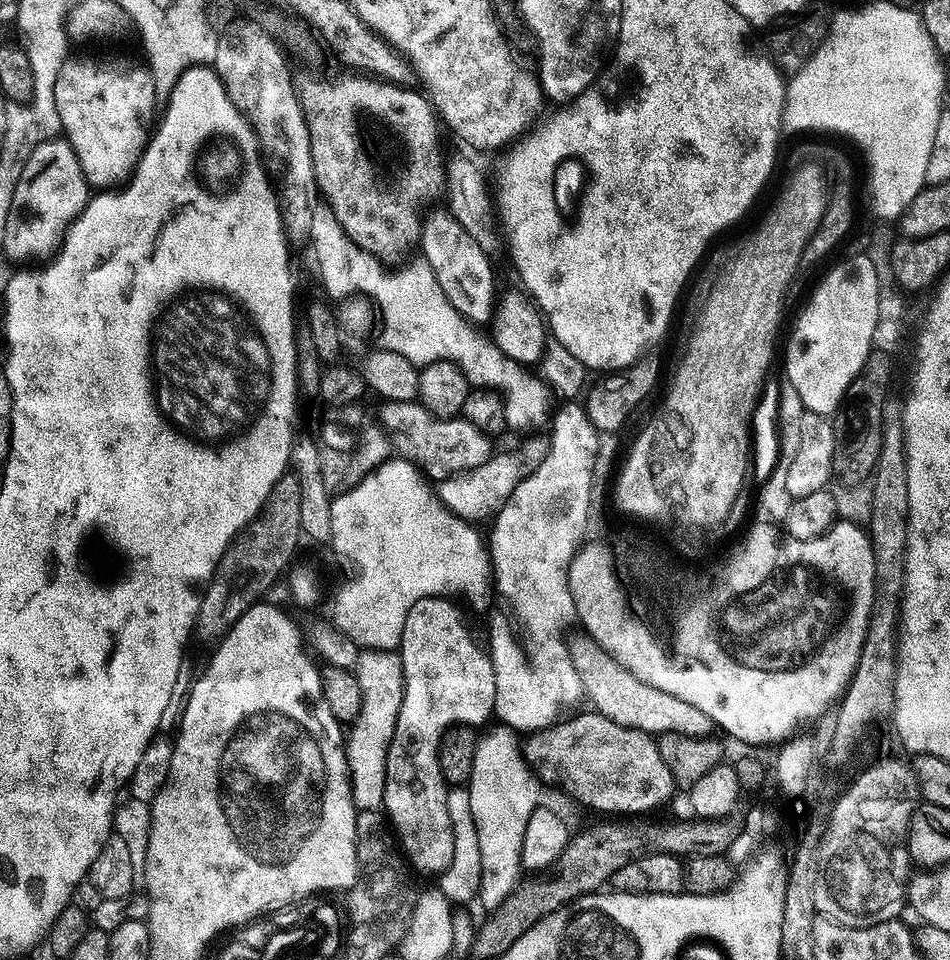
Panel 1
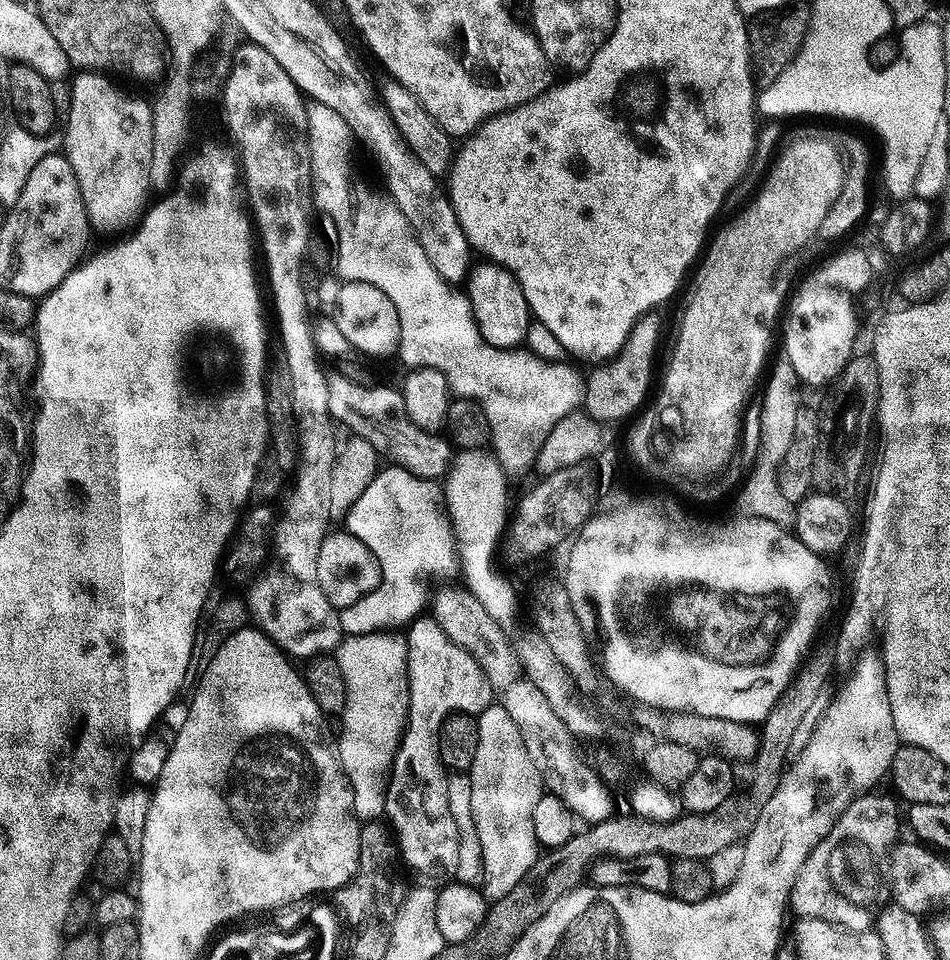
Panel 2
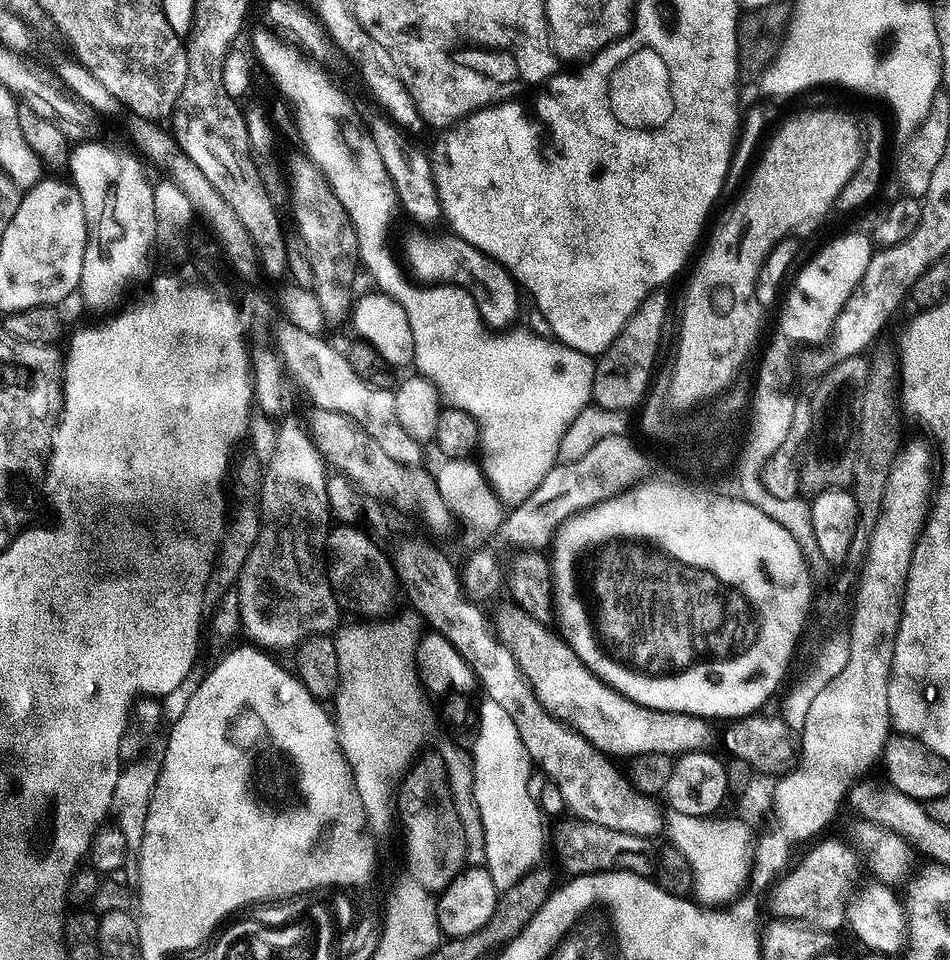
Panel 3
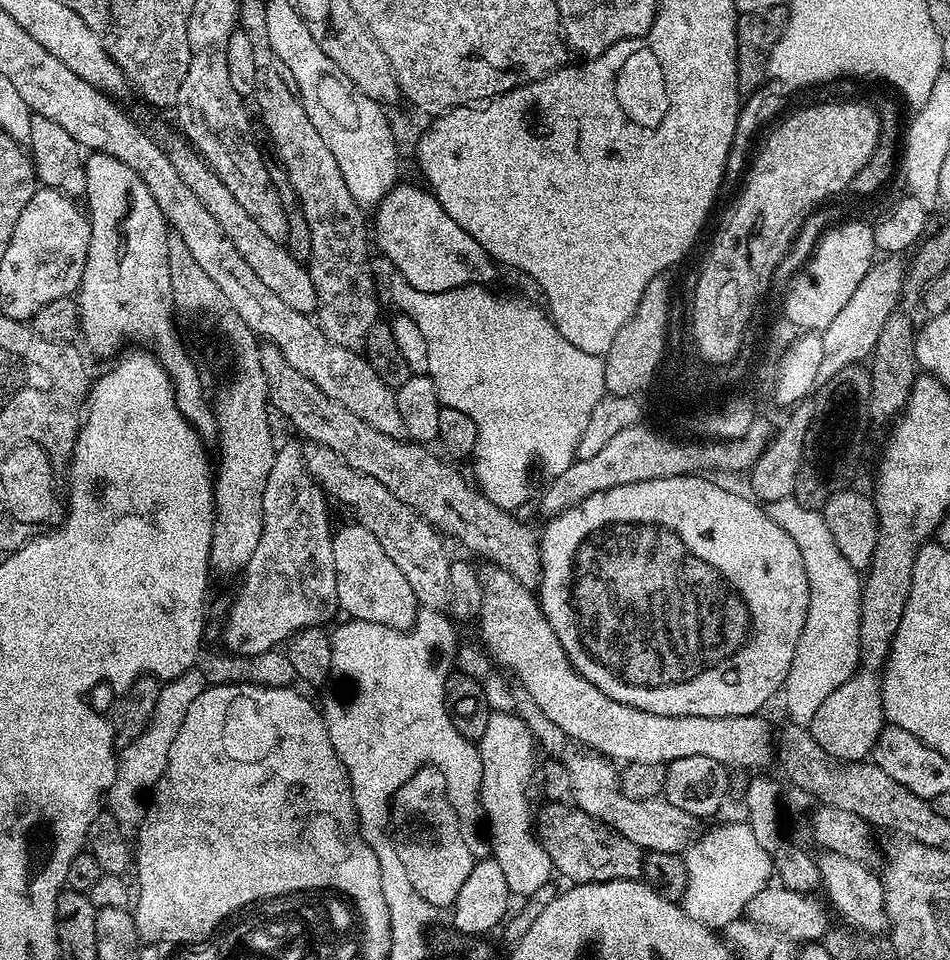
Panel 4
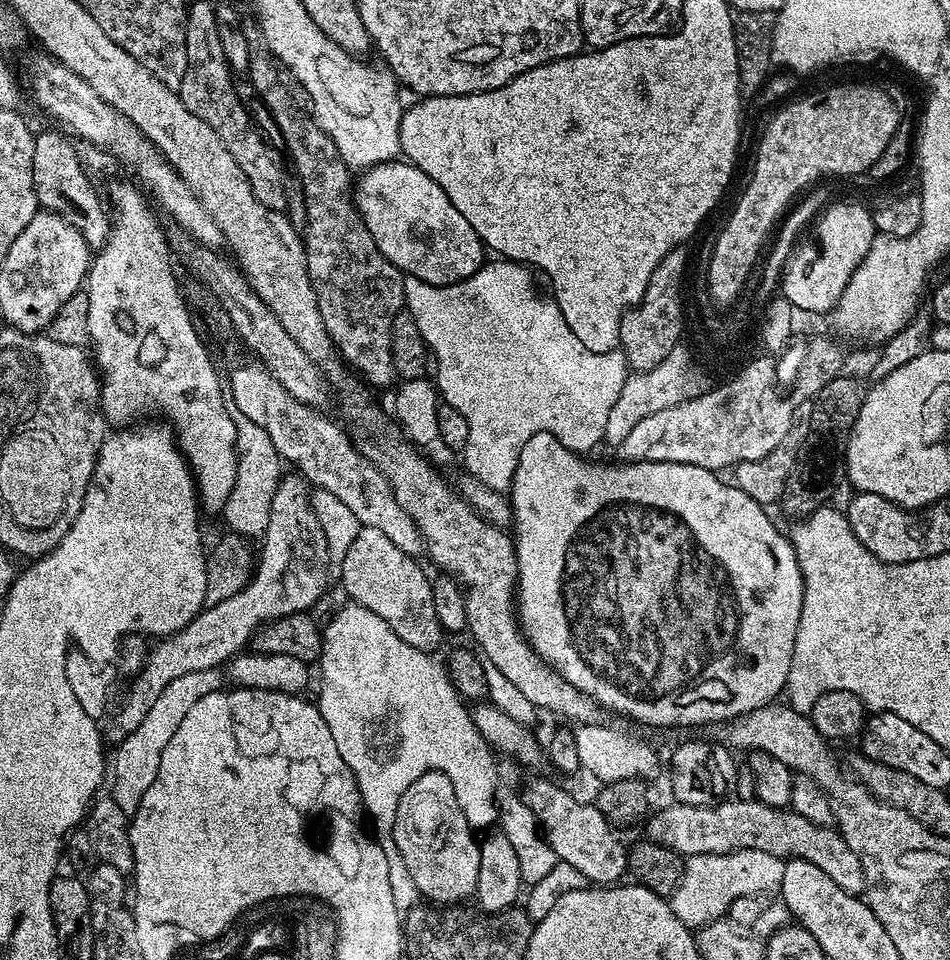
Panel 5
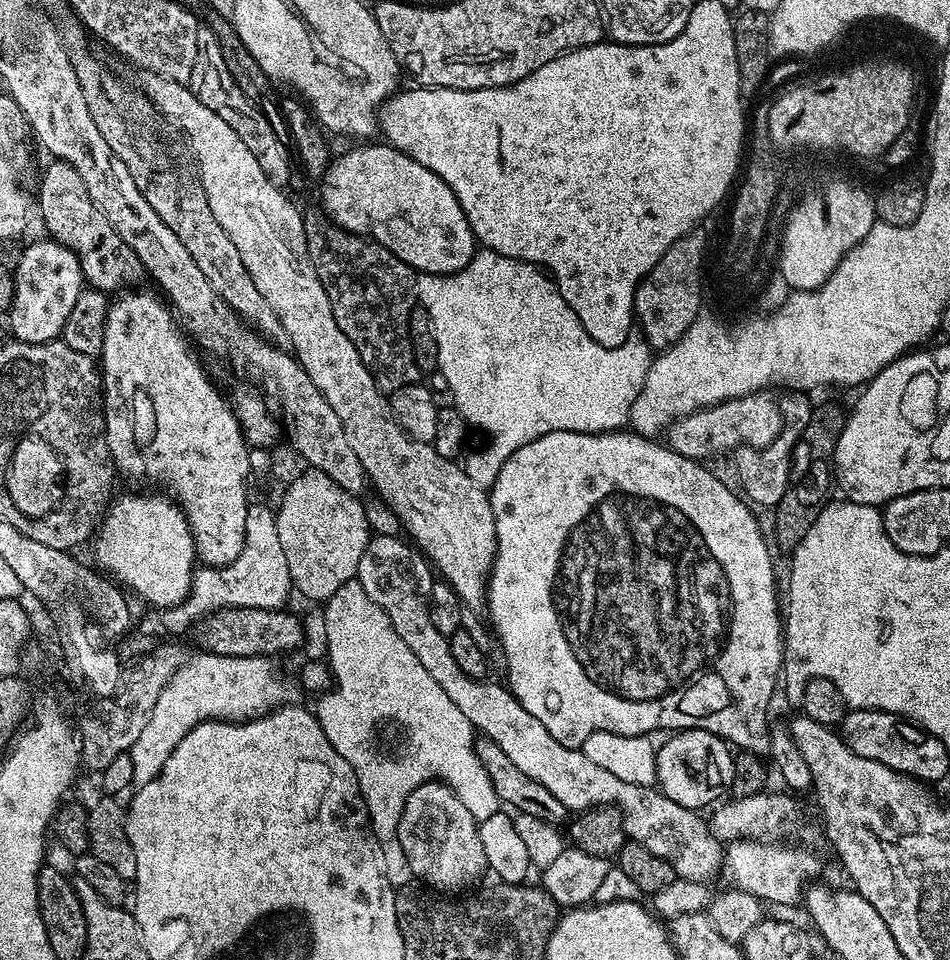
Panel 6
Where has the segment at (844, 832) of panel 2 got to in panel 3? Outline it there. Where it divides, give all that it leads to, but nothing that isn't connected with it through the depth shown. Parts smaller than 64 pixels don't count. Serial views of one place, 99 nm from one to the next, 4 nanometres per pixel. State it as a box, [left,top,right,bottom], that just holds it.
[772,840,862,934]

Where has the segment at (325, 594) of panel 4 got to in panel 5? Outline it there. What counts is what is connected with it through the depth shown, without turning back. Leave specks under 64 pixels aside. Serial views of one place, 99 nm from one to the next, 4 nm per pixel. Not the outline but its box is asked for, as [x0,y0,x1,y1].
[106,474,330,741]

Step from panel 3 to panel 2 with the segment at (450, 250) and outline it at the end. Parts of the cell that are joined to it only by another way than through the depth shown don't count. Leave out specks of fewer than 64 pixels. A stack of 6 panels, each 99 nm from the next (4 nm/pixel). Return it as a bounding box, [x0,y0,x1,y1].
[466,262,534,348]

